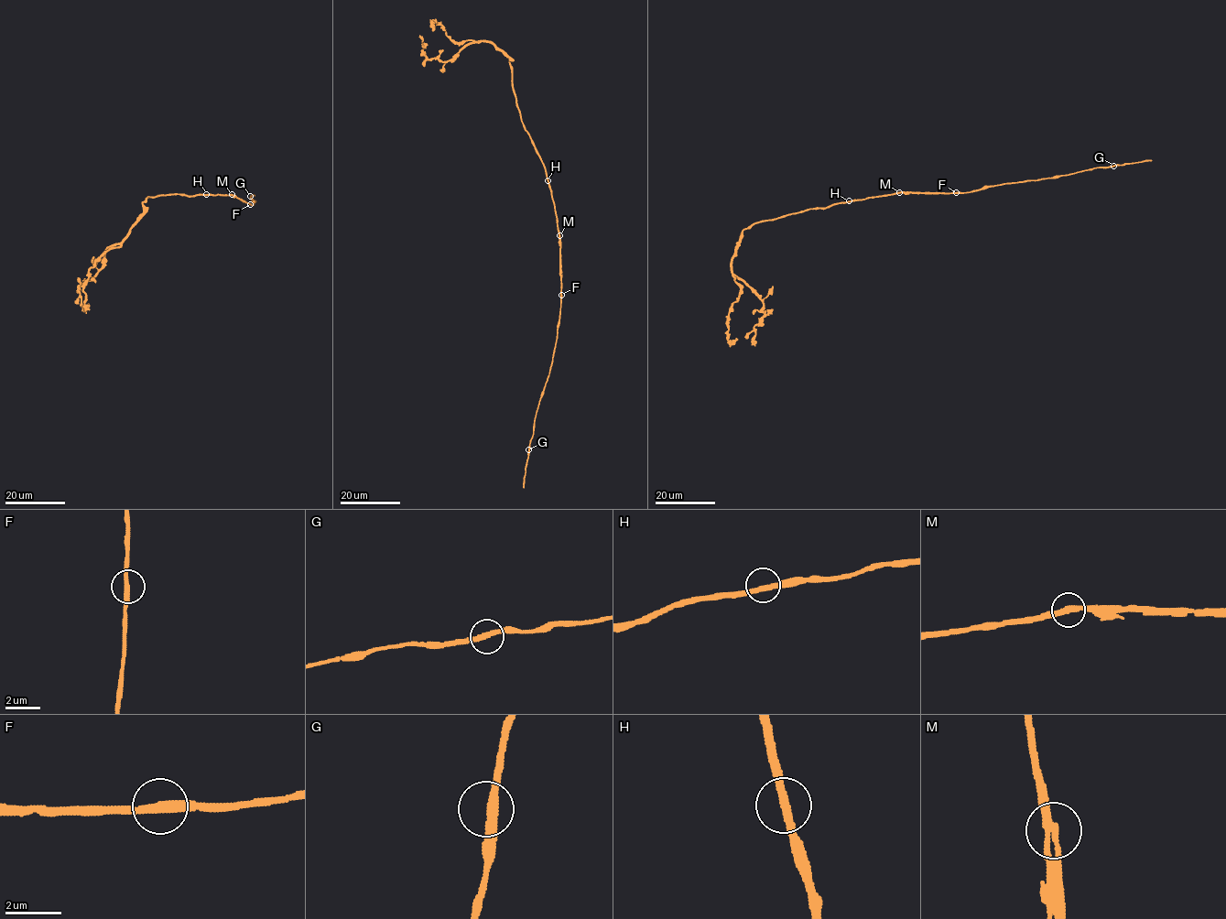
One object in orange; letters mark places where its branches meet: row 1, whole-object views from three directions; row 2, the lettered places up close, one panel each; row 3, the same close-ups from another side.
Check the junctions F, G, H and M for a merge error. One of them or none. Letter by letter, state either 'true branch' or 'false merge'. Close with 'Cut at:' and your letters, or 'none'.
F: true branch
G: true branch
H: true branch
M: false merge
Cut at: M

